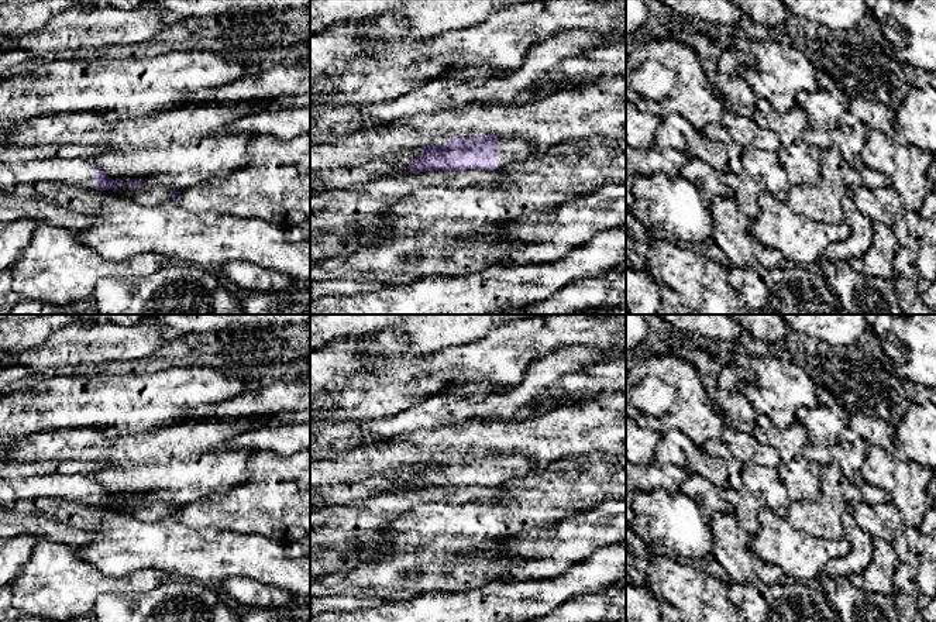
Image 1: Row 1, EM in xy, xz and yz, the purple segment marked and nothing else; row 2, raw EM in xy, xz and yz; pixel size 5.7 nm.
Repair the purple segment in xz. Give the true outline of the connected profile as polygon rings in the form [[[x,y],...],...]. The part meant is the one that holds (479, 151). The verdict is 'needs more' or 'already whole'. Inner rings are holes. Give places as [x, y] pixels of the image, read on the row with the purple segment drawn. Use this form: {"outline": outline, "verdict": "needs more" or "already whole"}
{"outline": [[[626,76],[603,78],[596,83],[572,85],[529,93],[515,104],[475,104],[454,111],[438,111],[434,114],[400,118],[382,126],[364,127],[361,131],[350,133],[335,142],[310,145],[310,175],[330,169],[354,169],[367,166],[375,159],[386,158],[399,169],[400,175],[420,173],[429,171],[500,171],[510,162],[527,158],[540,158],[553,145],[575,138],[591,138],[593,135],[626,138]],[[420,151],[409,165],[402,165],[406,152]]], "verdict": "needs more"}

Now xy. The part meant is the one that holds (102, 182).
{"outline": [[[47,158],[0,165],[0,186],[58,182],[69,186],[109,190],[117,185],[141,186],[142,182],[113,181],[94,158]]], "verdict": "needs more"}

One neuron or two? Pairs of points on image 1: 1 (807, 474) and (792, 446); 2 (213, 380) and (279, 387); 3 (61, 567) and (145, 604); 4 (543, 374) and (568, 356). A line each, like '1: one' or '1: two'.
1: one
2: two
3: two
4: one

